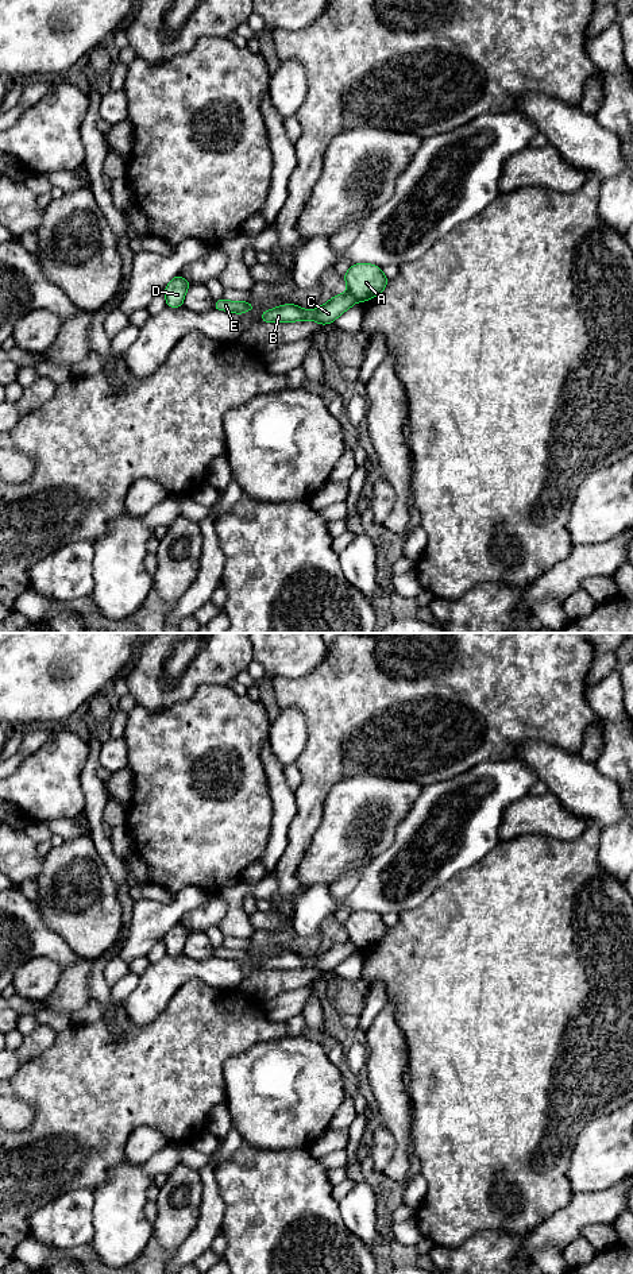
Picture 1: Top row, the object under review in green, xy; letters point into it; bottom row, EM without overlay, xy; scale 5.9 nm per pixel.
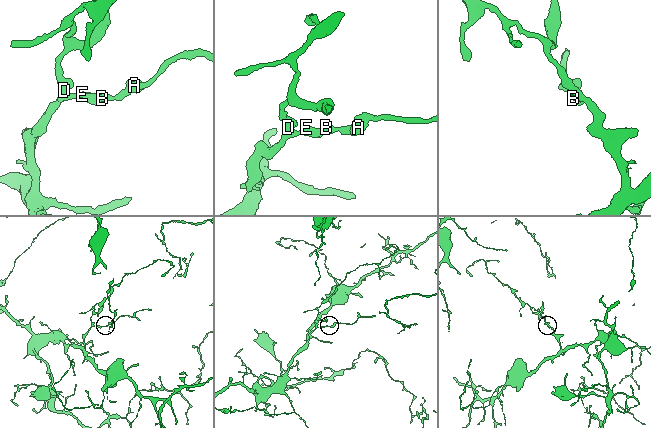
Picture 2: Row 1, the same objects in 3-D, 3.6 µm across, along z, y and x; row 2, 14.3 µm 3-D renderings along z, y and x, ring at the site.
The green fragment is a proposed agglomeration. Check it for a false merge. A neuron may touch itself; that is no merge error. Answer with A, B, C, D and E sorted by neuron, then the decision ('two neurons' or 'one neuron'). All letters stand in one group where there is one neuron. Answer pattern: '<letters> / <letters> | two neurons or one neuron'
A / B C D E | two neurons

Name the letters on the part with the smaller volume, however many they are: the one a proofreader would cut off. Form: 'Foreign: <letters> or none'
Foreign: A

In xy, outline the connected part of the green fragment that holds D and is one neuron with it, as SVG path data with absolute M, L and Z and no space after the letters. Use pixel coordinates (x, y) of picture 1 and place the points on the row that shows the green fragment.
M177 274L163 290L166 306L181 308L184 305L186 290L192 285L192 282L185 281L180 274Z

